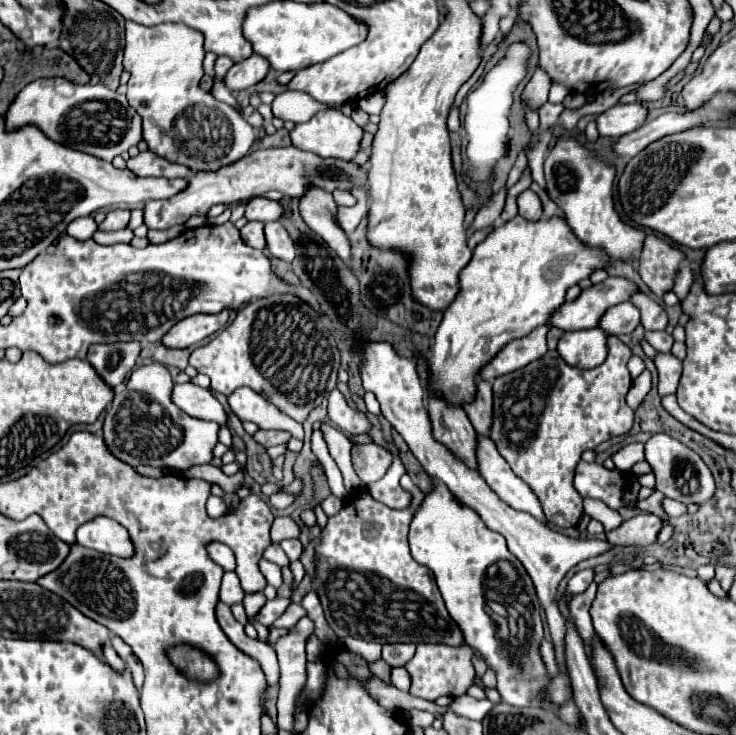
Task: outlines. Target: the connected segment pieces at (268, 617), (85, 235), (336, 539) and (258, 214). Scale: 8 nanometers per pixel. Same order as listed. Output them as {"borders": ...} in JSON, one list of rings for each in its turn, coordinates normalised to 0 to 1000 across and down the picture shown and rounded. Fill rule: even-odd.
{"borders":[[[[372,814],[372,816],[364,816],[356,830],[345,838],[345,846],[351,849],[359,849],[359,852],[370,852],[370,846],[386,835],[386,830],[391,827],[394,822],[394,814]]],[[[120,294],[120,297],[103,297],[103,302],[98,302],[95,307],[92,307],[92,318],[98,321],[98,324],[109,324],[109,327],[120,327],[120,324],[125,324],[125,318],[130,316],[130,302],[128,302],[128,297],[125,294]]],[[[546,648],[543,659],[549,659],[549,667],[560,672],[560,683],[554,691],[535,694],[527,691],[503,672],[484,672],[473,678],[467,691],[446,705],[443,718],[438,721],[438,740],[429,746],[432,770],[429,770],[429,789],[427,803],[438,819],[443,844],[448,854],[457,860],[459,868],[489,868],[489,871],[505,871],[514,876],[538,876],[538,873],[565,873],[565,876],[606,876],[606,879],[628,879],[630,863],[622,854],[622,849],[611,841],[603,816],[598,811],[598,803],[592,797],[590,781],[576,773],[573,767],[563,765],[554,746],[554,713],[560,707],[560,699],[571,688],[576,672],[560,659],[554,648]]],[[[342,269],[334,278],[334,299],[353,299],[353,302],[367,302],[367,299],[378,299],[383,291],[383,280],[375,272],[364,272],[364,269]]]]}

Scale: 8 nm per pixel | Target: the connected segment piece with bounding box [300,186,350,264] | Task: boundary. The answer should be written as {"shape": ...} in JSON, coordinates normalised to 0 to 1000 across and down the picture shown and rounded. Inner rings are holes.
{"shape":[[[418,253],[408,269],[408,291],[413,302],[473,359],[476,335],[470,318],[457,307],[457,275],[451,264],[432,253]]]}

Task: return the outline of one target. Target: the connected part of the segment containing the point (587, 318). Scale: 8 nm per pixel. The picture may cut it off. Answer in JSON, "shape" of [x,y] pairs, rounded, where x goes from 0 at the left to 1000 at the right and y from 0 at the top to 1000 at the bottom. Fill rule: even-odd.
{"shape":[[[823,378],[818,386],[791,395],[780,411],[766,411],[766,416],[747,430],[745,441],[766,452],[810,446],[821,422],[853,408],[861,397],[867,397],[867,389],[856,381]]]}

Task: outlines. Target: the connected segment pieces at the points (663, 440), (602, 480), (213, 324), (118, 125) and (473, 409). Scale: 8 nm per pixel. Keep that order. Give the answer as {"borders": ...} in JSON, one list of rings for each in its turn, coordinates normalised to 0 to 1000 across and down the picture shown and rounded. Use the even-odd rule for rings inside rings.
{"borders":[[[[891,590],[875,604],[875,620],[878,629],[886,634],[886,642],[891,648],[891,667],[899,669],[902,675],[929,683],[929,686],[946,686],[954,688],[970,675],[970,650],[957,631],[957,626],[940,615],[935,607],[921,601],[918,596],[910,596],[905,590]]],[[[788,629],[780,648],[780,664],[791,678],[818,680],[826,691],[845,691],[845,669],[853,659],[853,648],[842,639],[823,639],[818,631]]],[[[302,422],[296,427],[255,430],[231,446],[228,454],[220,460],[220,465],[228,473],[253,473],[296,452],[310,438],[310,433],[313,433],[313,422]]],[[[84,106],[46,109],[16,136],[16,144],[5,155],[8,177],[24,177],[33,171],[54,174],[68,190],[84,193],[90,201],[109,204],[152,220],[155,212],[171,207],[177,199],[193,190],[190,158],[174,141],[171,131],[147,122],[136,114],[95,114]],[[90,122],[90,125],[84,125]],[[95,122],[95,125],[92,125]]],[[[652,517],[647,544],[641,550],[630,552],[630,561],[636,563],[647,590],[652,590],[652,593],[666,593],[666,588],[668,588],[668,555],[671,555],[668,550],[671,550],[671,541],[668,541],[666,522]]]]}

